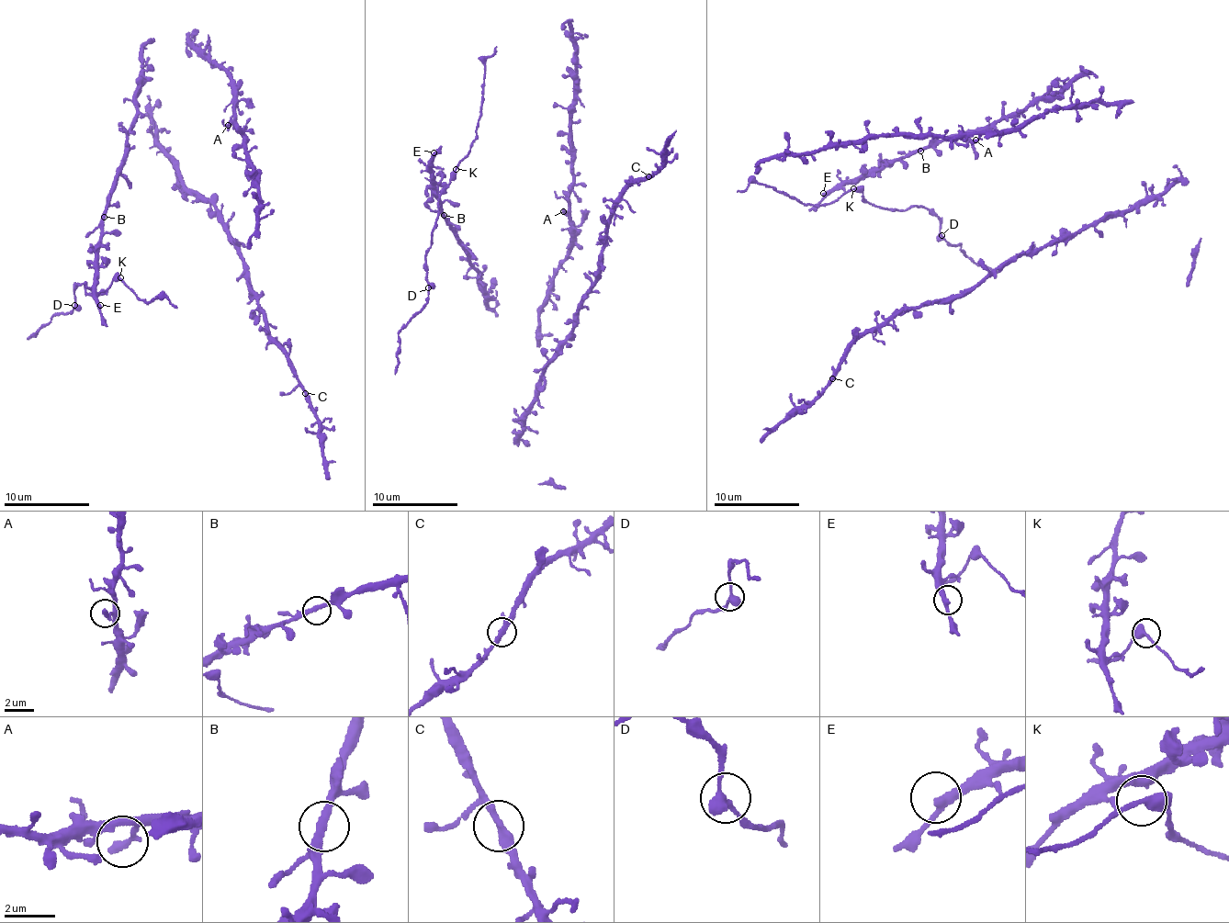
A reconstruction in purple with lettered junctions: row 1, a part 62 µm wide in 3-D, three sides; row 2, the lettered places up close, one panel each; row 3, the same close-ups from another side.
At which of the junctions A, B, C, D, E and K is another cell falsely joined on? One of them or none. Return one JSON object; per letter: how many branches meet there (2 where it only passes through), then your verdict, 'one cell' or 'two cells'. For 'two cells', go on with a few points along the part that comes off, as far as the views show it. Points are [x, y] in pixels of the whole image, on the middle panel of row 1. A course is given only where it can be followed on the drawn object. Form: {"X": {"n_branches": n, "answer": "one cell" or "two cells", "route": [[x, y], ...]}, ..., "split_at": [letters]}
{"A": {"n_branches": 1, "answer": "one cell"}, "B": {"n_branches": 2, "answer": "one cell"}, "C": {"n_branches": 2, "answer": "one cell"}, "D": {"n_branches": 2, "answer": "one cell"}, "E": {"n_branches": 2, "answer": "one cell"}, "K": {"n_branches": 2, "answer": "one cell"}, "split_at": []}

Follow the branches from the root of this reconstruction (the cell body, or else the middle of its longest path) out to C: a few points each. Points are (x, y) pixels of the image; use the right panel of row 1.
C: (1071, 238), (1009, 256), (963, 294), (903, 307), (873, 329), (863, 330), (832, 377)

